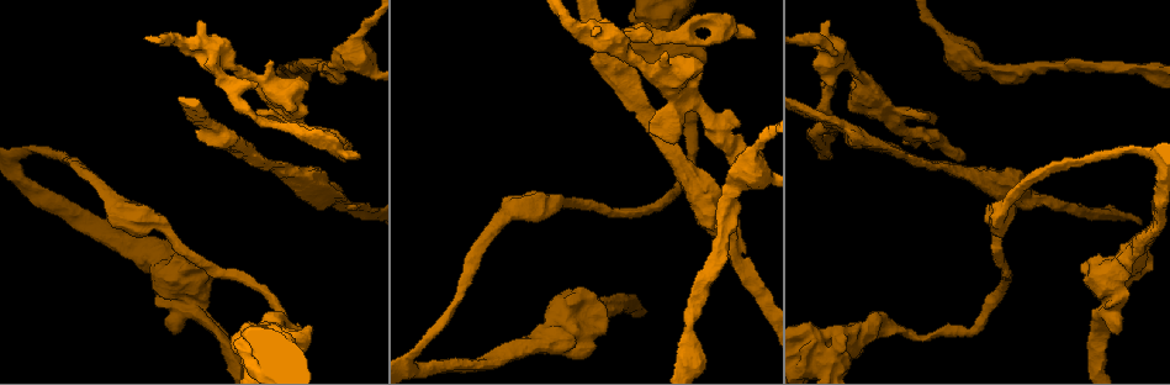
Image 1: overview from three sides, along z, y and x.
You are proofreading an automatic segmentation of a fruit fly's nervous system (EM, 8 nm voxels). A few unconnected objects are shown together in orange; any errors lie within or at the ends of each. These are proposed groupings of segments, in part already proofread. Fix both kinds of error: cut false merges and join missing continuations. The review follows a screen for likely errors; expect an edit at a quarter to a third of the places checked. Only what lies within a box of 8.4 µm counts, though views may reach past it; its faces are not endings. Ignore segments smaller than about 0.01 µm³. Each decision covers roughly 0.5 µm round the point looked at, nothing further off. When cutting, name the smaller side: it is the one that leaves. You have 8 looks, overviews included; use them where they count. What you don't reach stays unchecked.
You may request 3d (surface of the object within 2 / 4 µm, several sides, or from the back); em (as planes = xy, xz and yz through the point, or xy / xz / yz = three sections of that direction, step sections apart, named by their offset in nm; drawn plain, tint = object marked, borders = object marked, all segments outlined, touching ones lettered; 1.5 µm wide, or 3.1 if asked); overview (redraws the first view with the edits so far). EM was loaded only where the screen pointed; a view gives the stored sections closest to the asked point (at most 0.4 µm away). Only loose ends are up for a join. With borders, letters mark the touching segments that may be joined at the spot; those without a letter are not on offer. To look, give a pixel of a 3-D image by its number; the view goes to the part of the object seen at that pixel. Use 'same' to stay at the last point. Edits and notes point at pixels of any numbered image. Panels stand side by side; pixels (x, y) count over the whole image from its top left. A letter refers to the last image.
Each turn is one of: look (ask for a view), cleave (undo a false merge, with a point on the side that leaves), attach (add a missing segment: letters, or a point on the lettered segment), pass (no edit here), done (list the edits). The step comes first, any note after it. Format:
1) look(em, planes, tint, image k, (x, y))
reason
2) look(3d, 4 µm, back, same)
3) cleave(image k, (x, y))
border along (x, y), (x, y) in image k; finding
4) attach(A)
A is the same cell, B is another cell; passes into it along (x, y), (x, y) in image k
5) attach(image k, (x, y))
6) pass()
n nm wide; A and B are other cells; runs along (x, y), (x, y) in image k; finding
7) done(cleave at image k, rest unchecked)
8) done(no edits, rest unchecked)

look(3d, 4 µm, image 1, (359, 157))
branch stops here

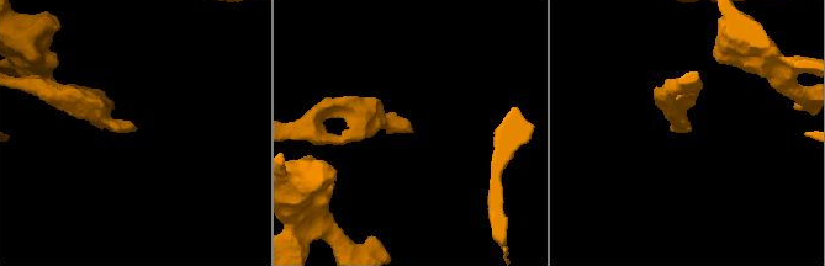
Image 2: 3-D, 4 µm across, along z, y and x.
look(em, xz, step 8, tint, image 2, (412, 131))

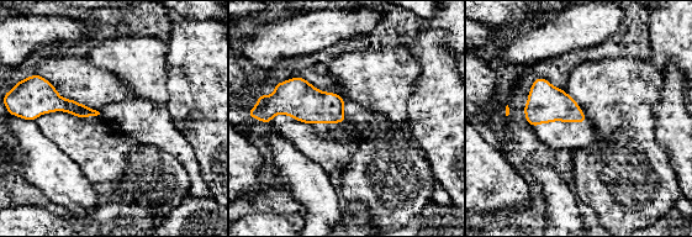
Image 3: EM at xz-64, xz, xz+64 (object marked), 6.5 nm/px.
look(em, planes, borders, same)
another direction

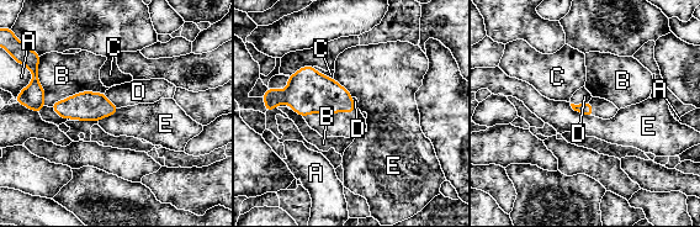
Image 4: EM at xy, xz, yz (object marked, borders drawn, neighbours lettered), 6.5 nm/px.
pass()
A, B, C, D and E are other cells; border along (588, 101), (571, 104) in image 4; no lettered segment goes on from it

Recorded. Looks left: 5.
look(3d, 4 µm, image 1, (961, 160))
branch stops here

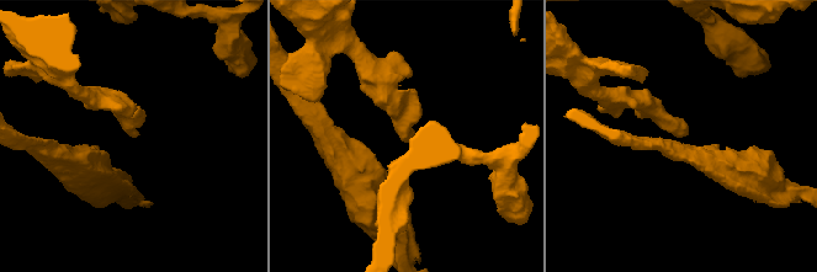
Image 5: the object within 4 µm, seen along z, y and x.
look(em, planes, tint, image 5, (412, 136))
shape alone is not enough

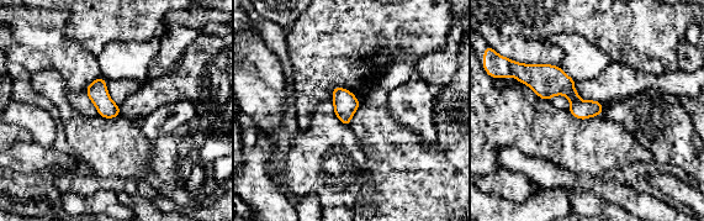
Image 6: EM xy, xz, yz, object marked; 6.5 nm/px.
look(em, planes, borders, same)
what lies round it

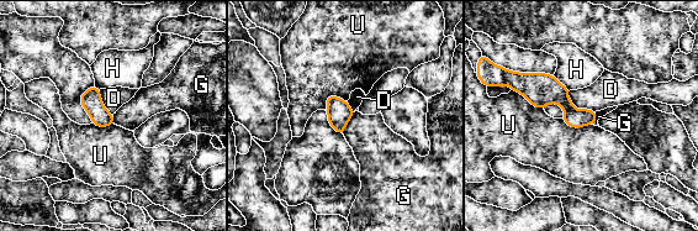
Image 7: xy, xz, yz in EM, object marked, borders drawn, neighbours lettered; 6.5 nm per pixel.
pass()
D touches over 220 nm; D, G, H and U are other cells; border along (354, 113), (342, 134) in image 7; no lettered segment goes on from it

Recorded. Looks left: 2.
look(em, xz, step 8, tint, image 1, (832, 328))
closes a loop

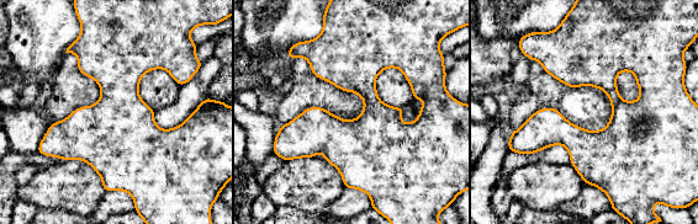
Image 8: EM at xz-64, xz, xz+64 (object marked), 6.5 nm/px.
look(em, planes, borders, same)

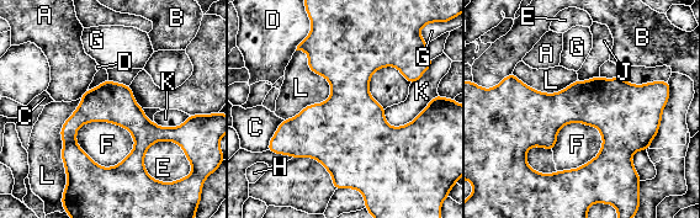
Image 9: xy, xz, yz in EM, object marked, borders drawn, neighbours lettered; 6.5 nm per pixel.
pass()
A, B, C, D, E, F, G, H, J, K and L are other cells; continuous, no second neuron

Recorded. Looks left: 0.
done(no edits, rest unchecked)

